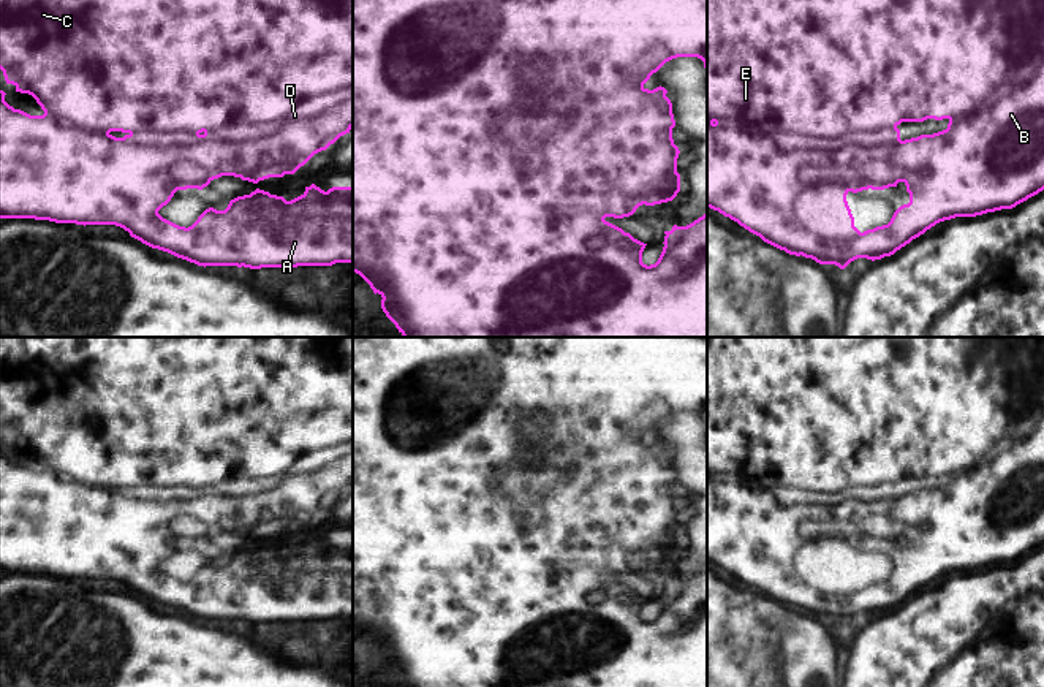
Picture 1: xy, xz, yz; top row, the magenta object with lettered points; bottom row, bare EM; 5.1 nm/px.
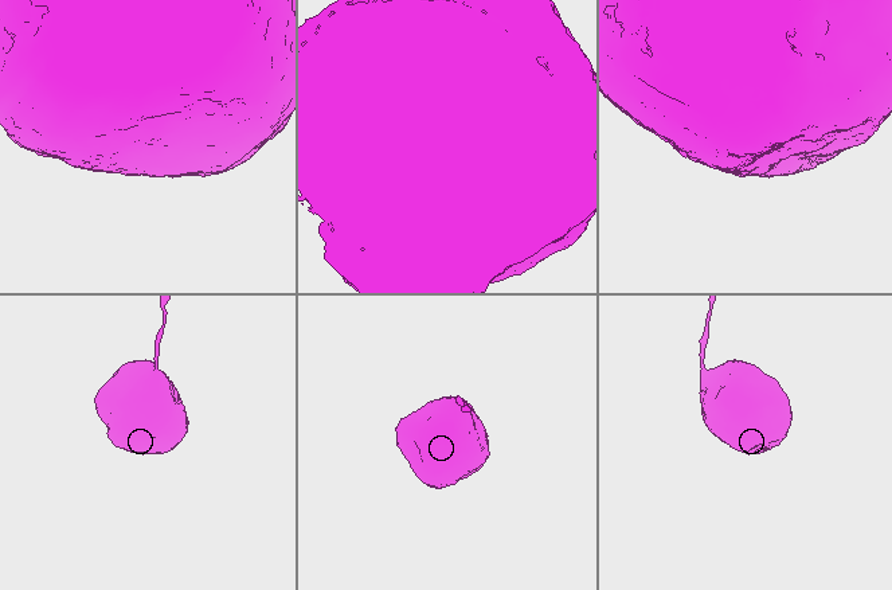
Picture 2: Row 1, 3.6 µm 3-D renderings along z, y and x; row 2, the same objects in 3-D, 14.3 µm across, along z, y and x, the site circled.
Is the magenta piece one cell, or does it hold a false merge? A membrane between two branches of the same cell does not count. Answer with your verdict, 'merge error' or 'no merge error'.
no merge error

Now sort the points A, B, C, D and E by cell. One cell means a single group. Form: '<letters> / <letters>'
A B C D E

